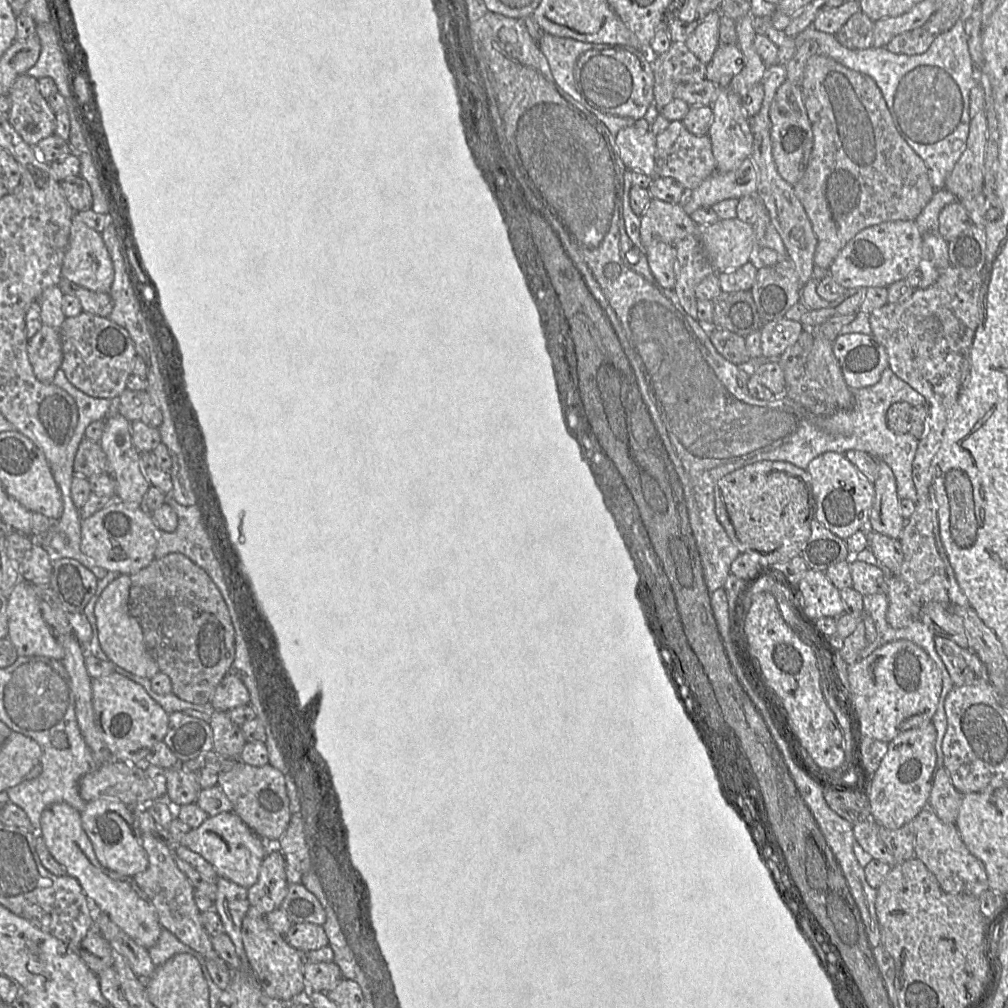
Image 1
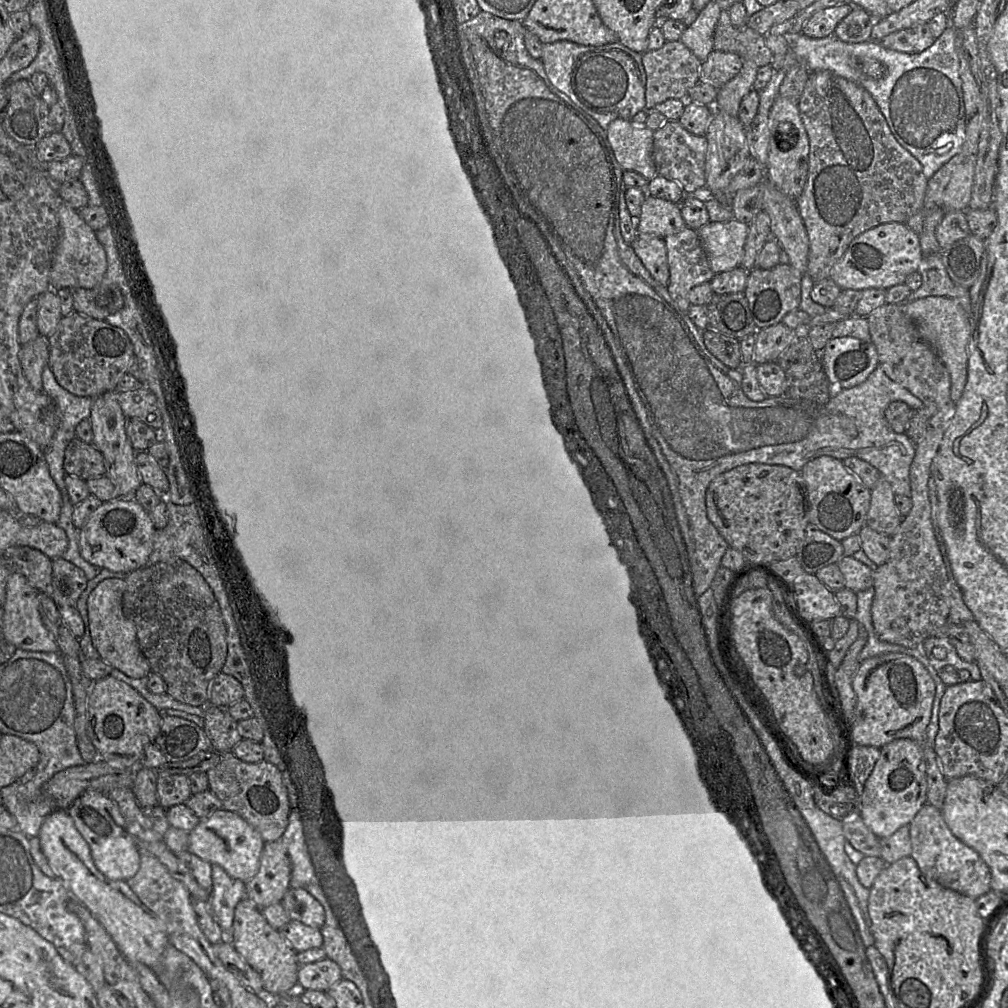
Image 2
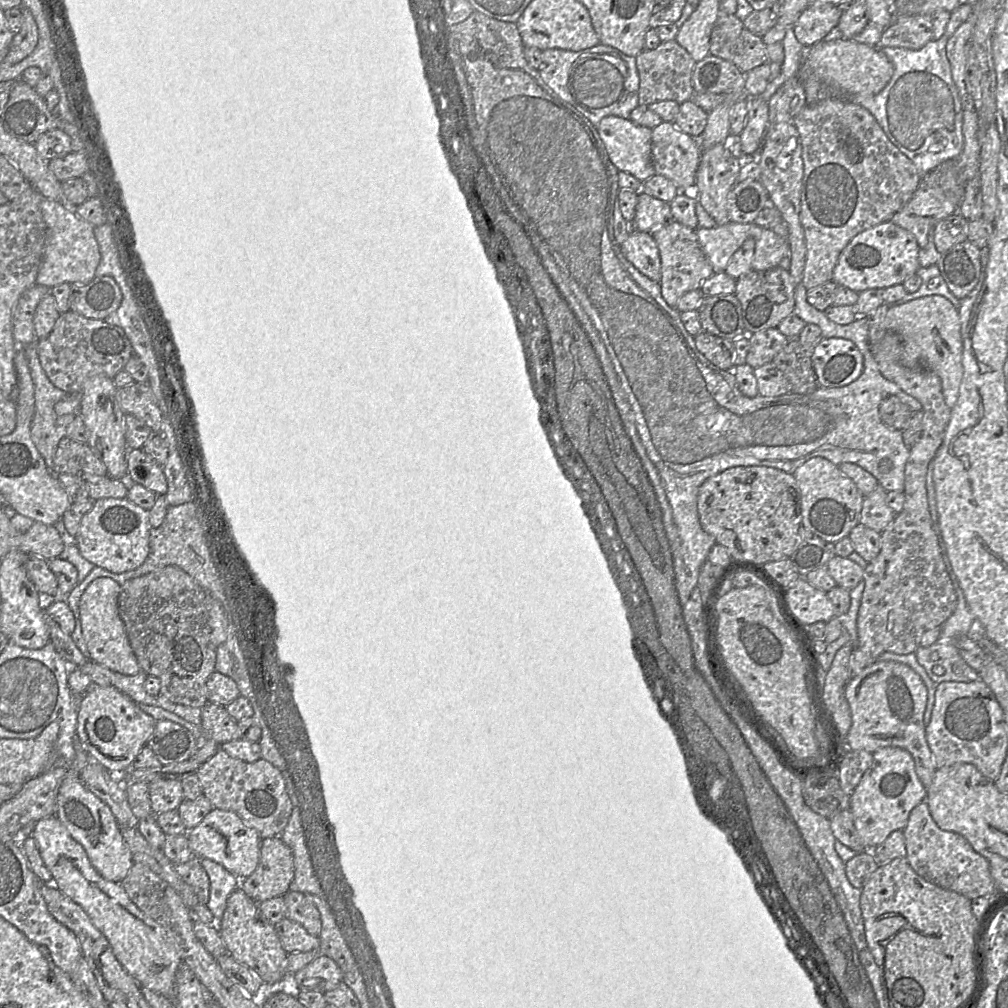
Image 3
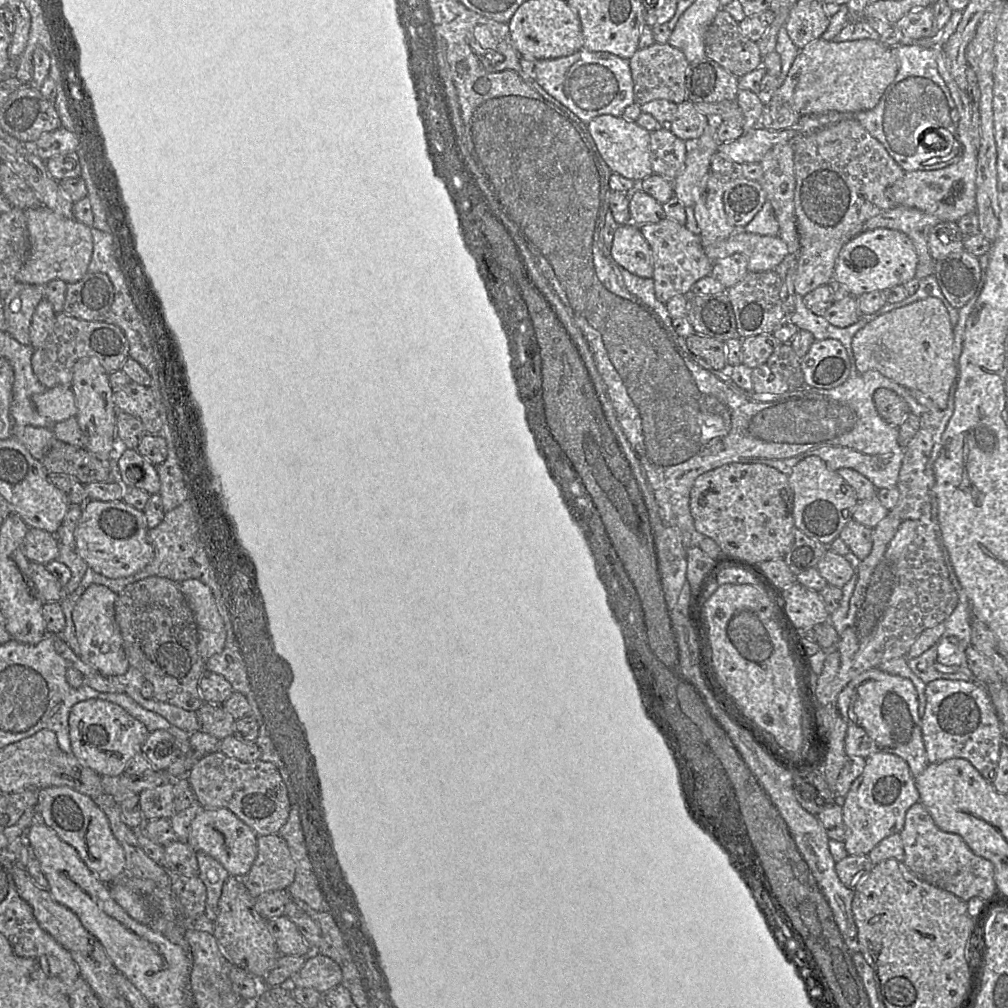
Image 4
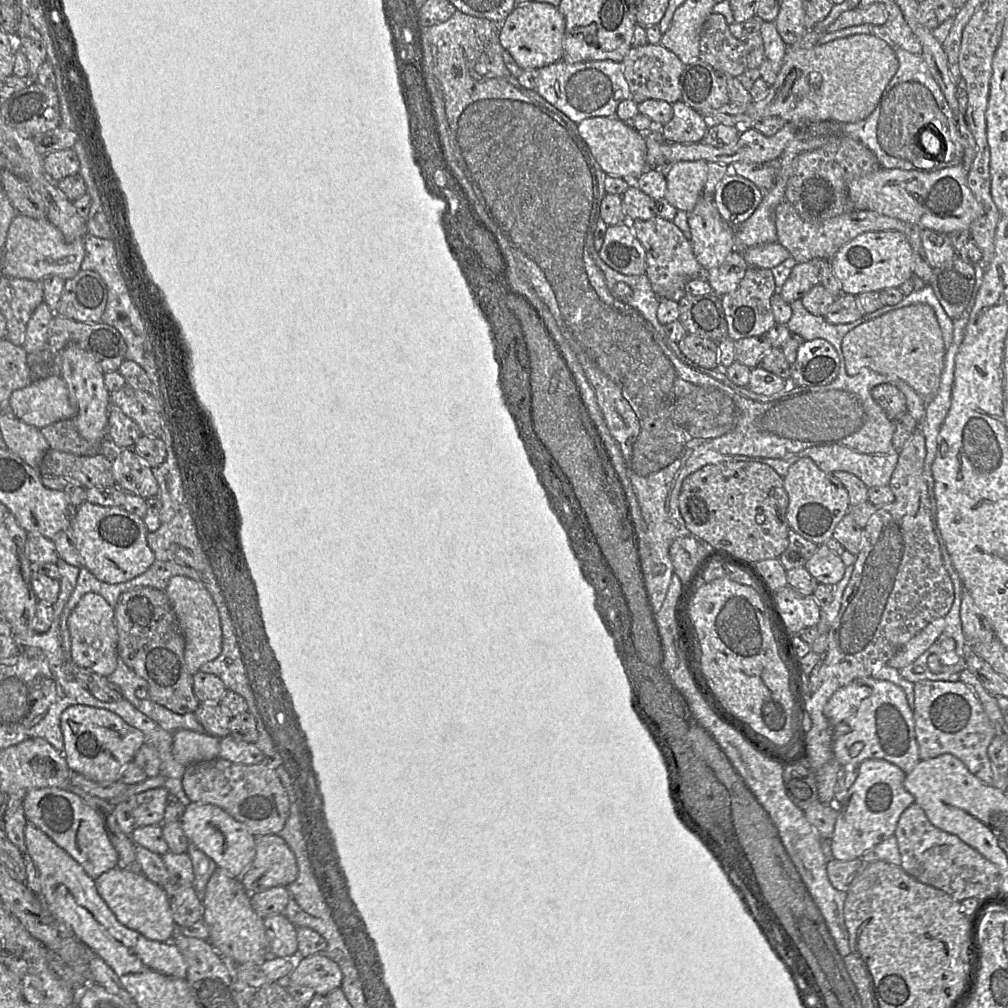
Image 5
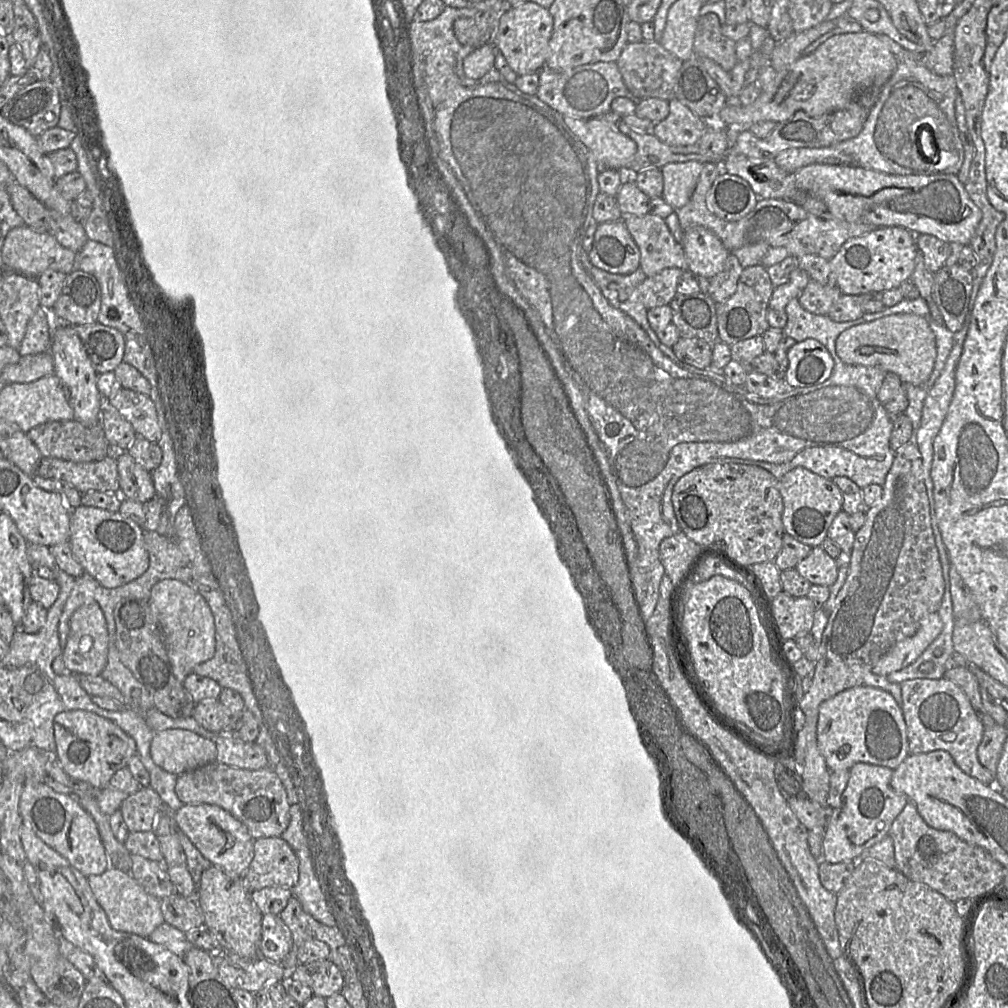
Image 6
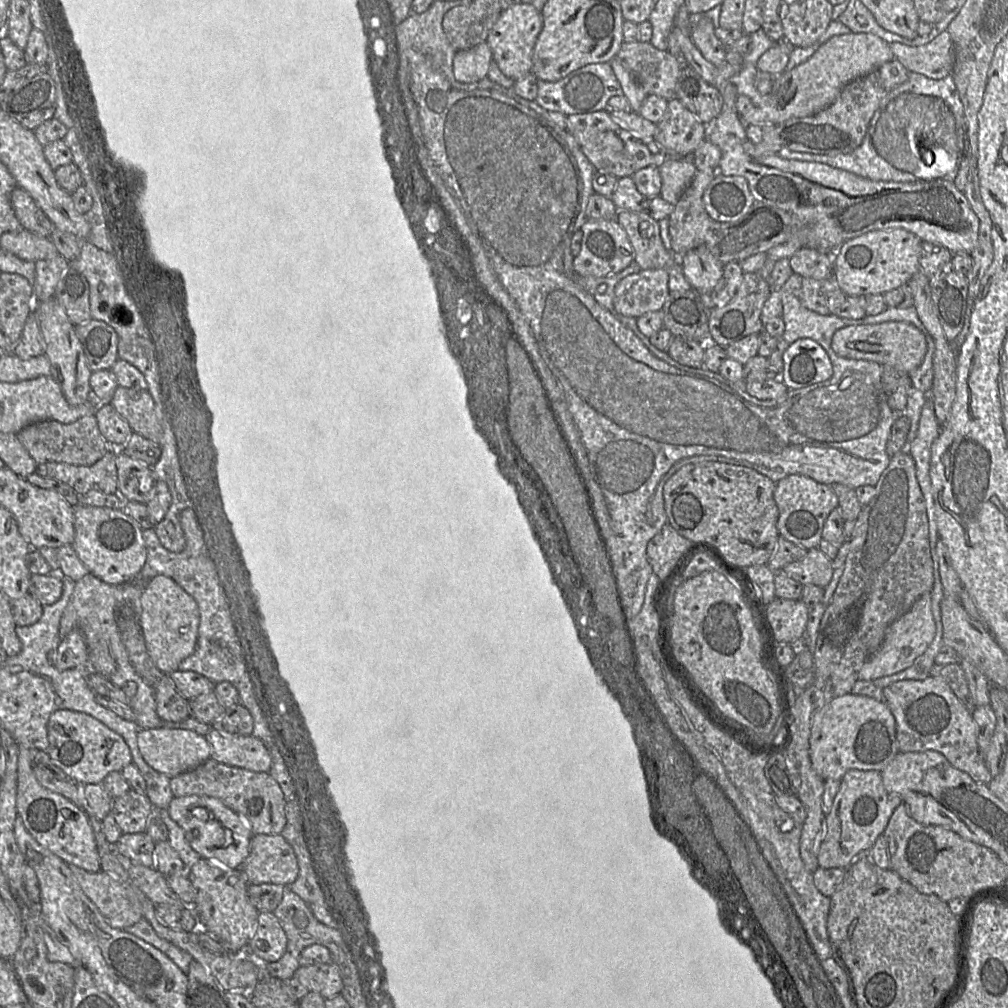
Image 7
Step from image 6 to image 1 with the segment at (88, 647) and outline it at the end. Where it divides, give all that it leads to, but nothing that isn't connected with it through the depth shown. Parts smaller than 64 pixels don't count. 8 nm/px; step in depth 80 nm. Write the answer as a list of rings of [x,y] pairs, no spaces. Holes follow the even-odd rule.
[[[120,574],[101,593],[94,608],[98,640],[109,661],[134,675],[152,679],[160,671],[155,659],[145,646],[139,622],[129,614],[128,598],[130,586],[130,576]]]

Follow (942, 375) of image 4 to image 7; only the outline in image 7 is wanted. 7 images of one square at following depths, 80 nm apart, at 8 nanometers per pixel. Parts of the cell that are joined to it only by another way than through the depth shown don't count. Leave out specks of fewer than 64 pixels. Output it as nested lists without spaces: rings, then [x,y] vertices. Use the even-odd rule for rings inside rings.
[[[887,321],[877,324],[850,325],[838,329],[832,337],[831,346],[839,356],[889,364],[907,373],[919,367],[927,352],[925,334],[909,322]]]

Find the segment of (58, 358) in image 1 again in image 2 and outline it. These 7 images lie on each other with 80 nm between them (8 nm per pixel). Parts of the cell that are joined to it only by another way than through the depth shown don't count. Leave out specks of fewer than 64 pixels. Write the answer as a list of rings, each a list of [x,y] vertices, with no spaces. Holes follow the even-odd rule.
[[[38,335],[34,340],[23,345],[19,352],[19,360],[23,373],[35,390],[42,390],[42,374],[48,365],[49,338]]]

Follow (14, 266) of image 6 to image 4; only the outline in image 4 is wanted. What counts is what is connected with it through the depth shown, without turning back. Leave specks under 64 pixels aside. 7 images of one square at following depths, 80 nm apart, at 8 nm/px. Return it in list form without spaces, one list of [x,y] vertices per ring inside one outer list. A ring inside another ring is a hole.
[[[43,205],[26,209],[26,218],[29,255],[17,274],[17,281],[45,286],[52,280],[62,280],[67,284],[81,280],[88,272],[92,256],[91,228],[74,218],[65,218]]]

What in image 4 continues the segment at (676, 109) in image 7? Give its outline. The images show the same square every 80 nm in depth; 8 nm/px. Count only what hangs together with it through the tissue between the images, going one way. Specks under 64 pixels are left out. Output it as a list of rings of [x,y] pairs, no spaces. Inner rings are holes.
[[[689,100],[677,105],[675,118],[667,125],[675,136],[688,144],[693,144],[703,134],[706,126],[707,116],[699,112]]]

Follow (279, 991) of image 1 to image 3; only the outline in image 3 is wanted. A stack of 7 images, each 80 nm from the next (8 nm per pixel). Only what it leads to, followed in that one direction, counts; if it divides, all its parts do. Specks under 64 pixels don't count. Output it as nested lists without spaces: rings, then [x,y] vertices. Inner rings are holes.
[[[237,888],[227,899],[222,918],[216,923],[226,951],[239,963],[254,971],[266,983],[276,983],[286,977],[287,952],[283,949],[278,935],[260,912],[258,903],[245,891]]]

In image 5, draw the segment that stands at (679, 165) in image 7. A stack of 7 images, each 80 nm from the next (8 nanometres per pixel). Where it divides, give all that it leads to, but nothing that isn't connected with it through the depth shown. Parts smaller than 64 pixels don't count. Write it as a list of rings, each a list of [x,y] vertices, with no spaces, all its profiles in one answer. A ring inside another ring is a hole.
[[[705,160],[678,161],[665,170],[667,190],[664,199],[678,210],[691,212],[702,195],[707,180]]]

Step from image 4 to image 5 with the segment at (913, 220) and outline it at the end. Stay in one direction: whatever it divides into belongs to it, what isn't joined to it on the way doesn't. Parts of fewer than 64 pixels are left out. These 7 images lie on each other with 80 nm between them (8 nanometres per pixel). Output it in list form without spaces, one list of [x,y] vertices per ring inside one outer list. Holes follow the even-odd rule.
[[[787,200],[781,202],[775,209],[774,220],[777,230],[777,242],[785,247],[790,255],[803,263],[815,258],[831,260],[846,243],[865,232],[873,231],[899,231],[909,241],[913,250],[913,275],[921,278],[926,284],[930,283],[933,268],[928,263],[922,244],[920,227],[897,218],[881,215],[873,211],[848,211],[822,222],[808,222],[804,220],[797,210]]]

